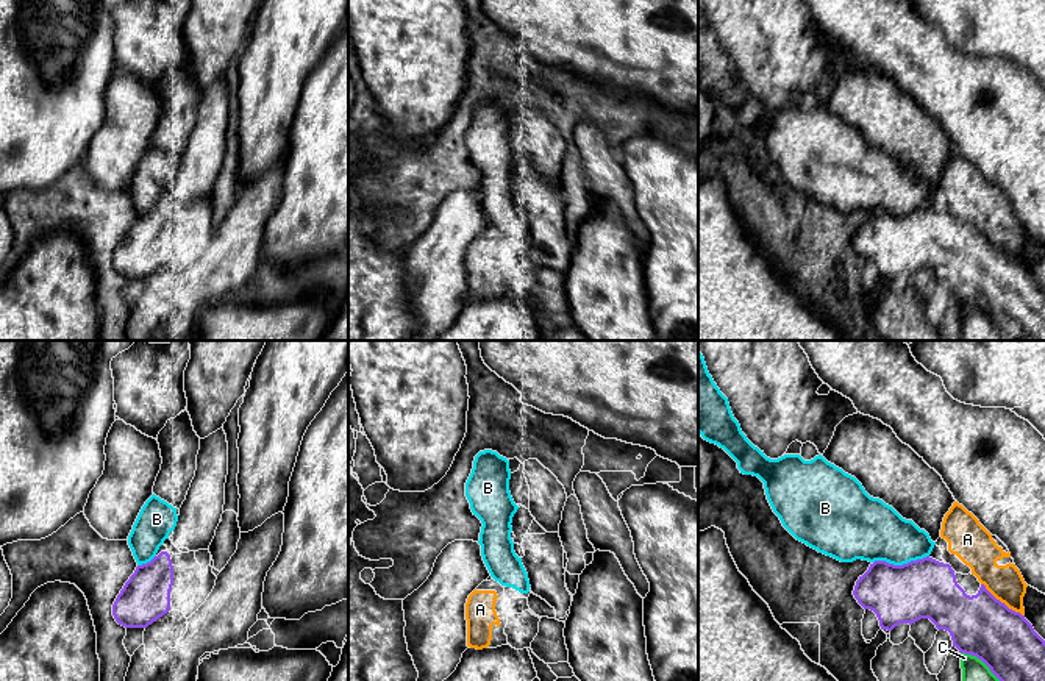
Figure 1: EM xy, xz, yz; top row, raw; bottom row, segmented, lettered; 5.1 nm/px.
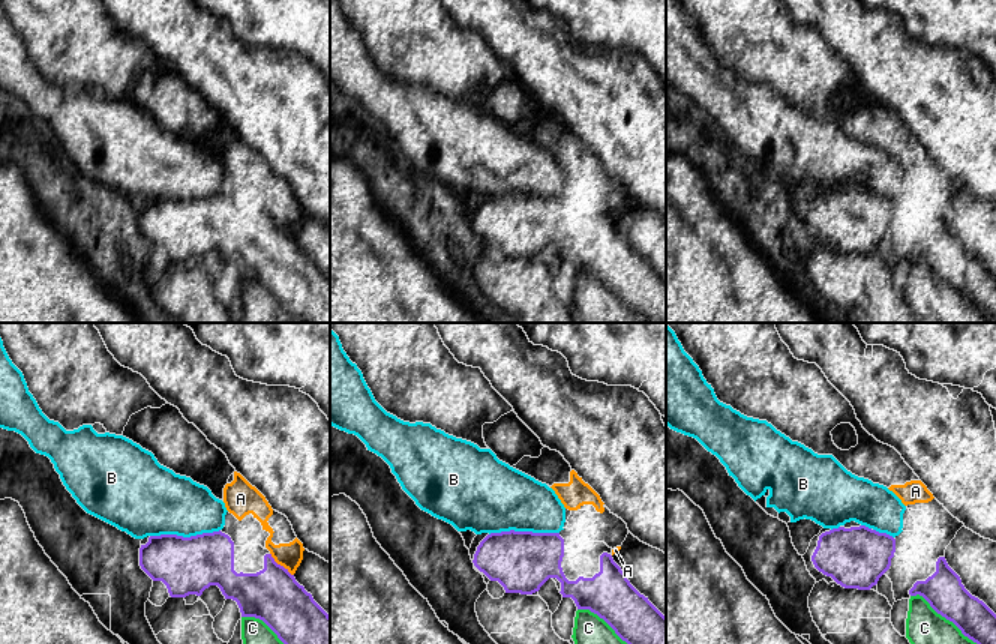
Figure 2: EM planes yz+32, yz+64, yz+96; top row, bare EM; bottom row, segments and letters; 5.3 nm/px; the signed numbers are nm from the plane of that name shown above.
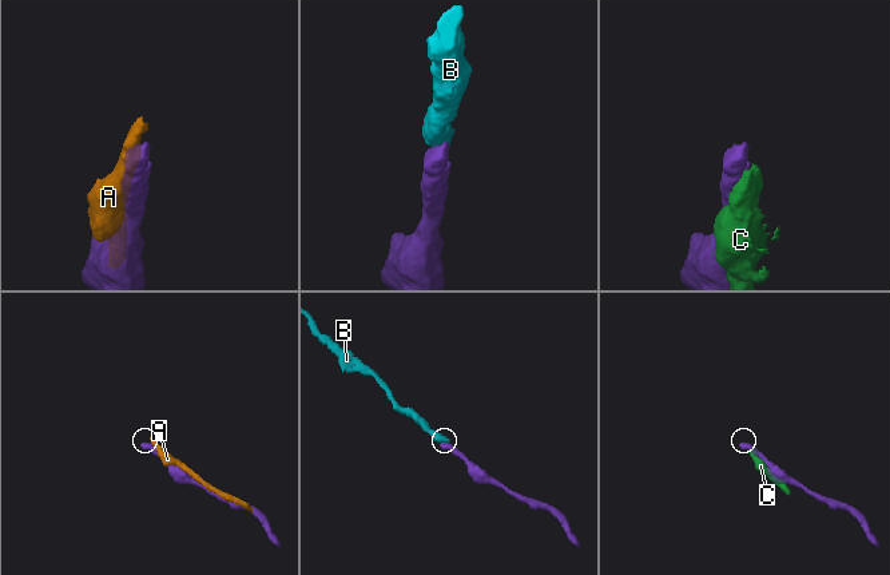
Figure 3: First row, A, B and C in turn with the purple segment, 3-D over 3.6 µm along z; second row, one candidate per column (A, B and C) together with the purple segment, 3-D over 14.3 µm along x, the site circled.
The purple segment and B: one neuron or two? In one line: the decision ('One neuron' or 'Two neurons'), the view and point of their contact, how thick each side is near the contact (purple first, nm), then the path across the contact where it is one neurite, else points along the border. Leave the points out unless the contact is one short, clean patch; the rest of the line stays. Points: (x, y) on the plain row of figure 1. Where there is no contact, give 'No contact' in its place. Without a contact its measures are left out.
Two neurons. Touches purple at yz (900, 216). Thickness 300 nm (purple) against 320 nm

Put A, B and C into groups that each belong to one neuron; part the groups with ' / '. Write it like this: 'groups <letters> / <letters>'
groups A / B / C

